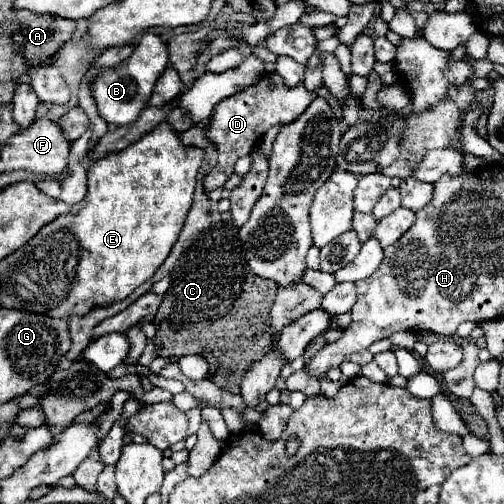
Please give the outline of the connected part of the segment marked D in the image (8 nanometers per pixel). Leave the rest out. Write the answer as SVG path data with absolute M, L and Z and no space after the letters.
M266 73L258 83L246 87L244 91L222 99L214 111L212 111L212 121L206 127L208 139L216 145L218 149L218 163L212 169L210 175L204 177L204 189L212 191L214 187L222 187L226 179L234 173L234 163L252 151L252 147L262 139L262 135L268 131L270 125L276 123L290 123L298 119L306 107L310 105L312 95L304 89L304 85L296 87L286 87L284 79L278 73Z

